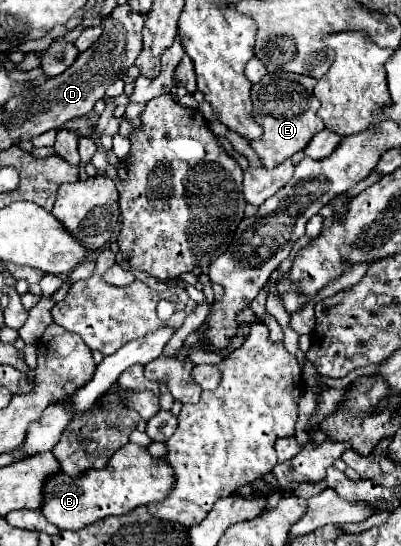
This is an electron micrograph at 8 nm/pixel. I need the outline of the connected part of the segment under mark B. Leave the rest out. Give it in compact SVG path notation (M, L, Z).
M128 442L122 446L102 470L88 470L80 478L52 476L44 486L42 514L60 530L82 530L106 516L122 516L138 506L162 502L174 488L174 470L162 458L152 458L150 452Z

